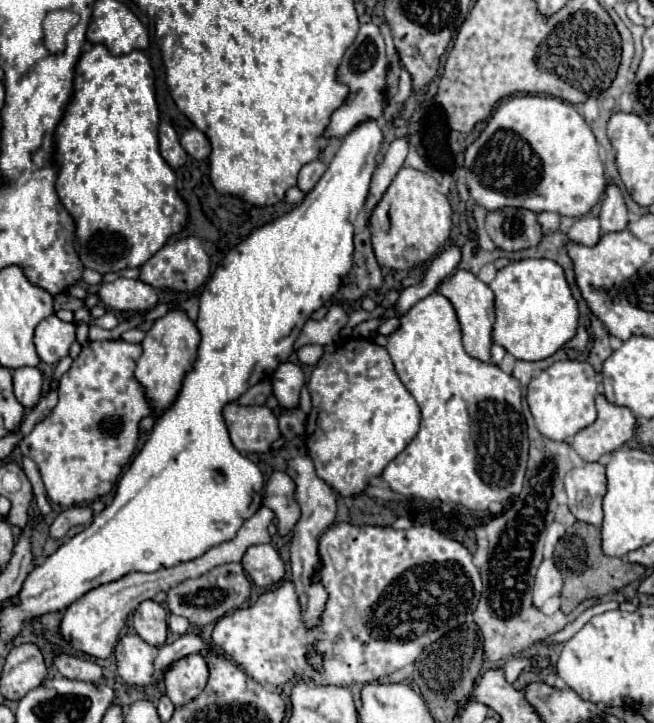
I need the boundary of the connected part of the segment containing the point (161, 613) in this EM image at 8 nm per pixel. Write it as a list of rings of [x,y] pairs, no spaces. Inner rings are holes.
[[[152,600],[142,602],[134,612],[134,630],[150,646],[164,646],[168,638],[166,610]]]

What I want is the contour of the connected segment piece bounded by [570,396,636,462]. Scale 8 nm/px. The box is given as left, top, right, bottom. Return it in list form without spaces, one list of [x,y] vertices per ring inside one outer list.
[[[596,396],[598,418],[572,436],[570,444],[584,462],[598,462],[600,456],[622,448],[636,430],[636,418],[628,408],[610,404],[604,396]]]

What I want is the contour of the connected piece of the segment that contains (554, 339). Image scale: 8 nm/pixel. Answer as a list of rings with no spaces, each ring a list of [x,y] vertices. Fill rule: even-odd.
[[[526,258],[520,262],[510,262],[502,270],[496,272],[496,278],[490,282],[490,290],[496,296],[496,322],[492,340],[494,344],[506,348],[514,358],[518,360],[544,360],[552,356],[558,348],[562,348],[568,340],[574,338],[576,326],[578,326],[578,306],[572,298],[572,292],[568,288],[568,282],[564,278],[562,268],[546,258]]]

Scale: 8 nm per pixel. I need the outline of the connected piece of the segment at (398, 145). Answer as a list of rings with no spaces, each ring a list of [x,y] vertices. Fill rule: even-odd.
[[[408,136],[394,140],[390,144],[388,152],[384,154],[382,162],[378,164],[378,168],[376,168],[374,176],[372,176],[368,198],[366,198],[366,220],[372,216],[372,210],[376,208],[376,204],[384,196],[384,192],[388,190],[392,180],[396,178],[396,174],[402,168],[406,156],[408,156]]]

